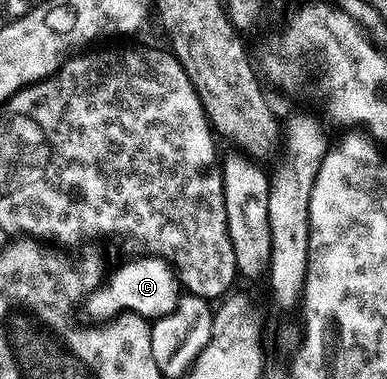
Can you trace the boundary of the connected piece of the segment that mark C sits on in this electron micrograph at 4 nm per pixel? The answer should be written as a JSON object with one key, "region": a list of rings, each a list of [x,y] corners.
{"region":[[[140,257],[109,271],[107,278],[83,299],[85,311],[93,321],[108,321],[122,313],[144,315],[152,321],[171,313],[179,298],[179,280],[176,272],[163,259]]]}

